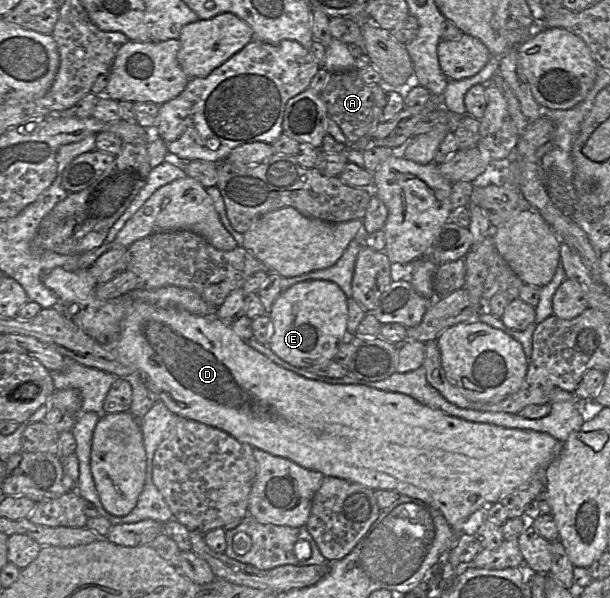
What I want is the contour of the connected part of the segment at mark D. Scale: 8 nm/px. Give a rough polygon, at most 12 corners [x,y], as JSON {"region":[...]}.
{"region":[[42,282],[180,418],[439,510],[562,443],[305,378],[217,315]]}

